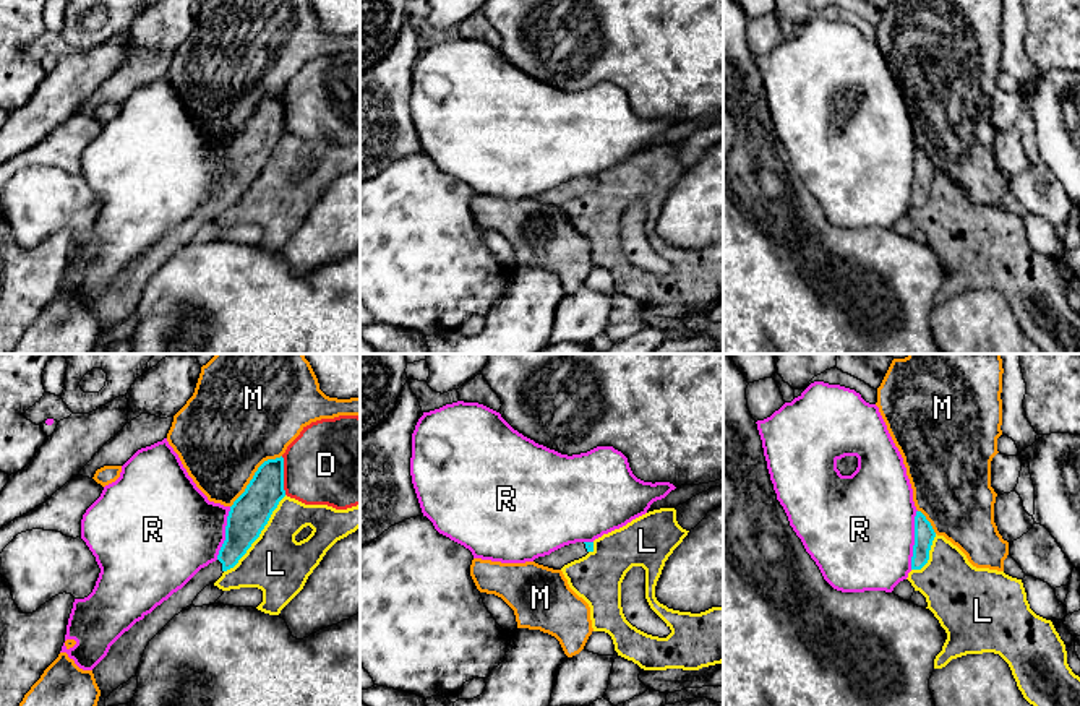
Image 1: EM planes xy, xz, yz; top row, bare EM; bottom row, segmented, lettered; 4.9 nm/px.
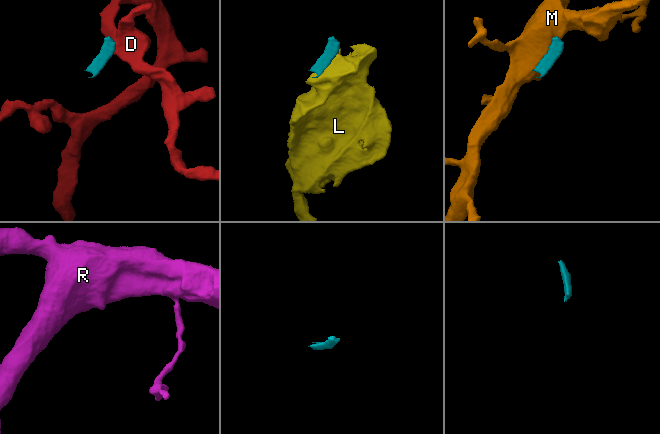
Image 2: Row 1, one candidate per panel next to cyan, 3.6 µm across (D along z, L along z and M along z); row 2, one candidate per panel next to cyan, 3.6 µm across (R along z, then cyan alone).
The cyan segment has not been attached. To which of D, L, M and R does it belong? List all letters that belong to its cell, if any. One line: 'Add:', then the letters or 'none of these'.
Add: none of these

